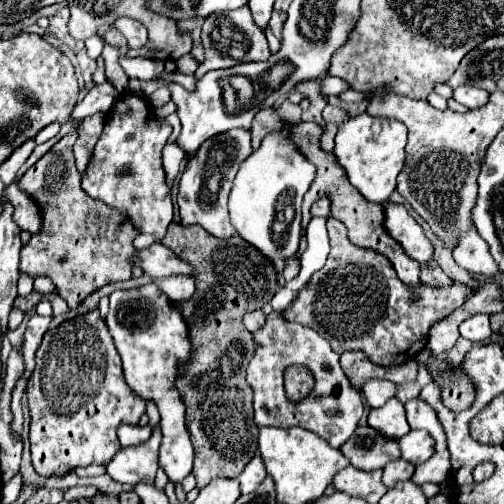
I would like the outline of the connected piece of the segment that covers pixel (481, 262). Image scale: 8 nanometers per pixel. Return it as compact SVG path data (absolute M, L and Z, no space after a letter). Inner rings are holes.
M469 227L465 233L459 235L457 247L453 249L453 257L461 267L473 273L487 275L487 277L493 277L495 273L499 273L497 263L489 253L489 247L473 227Z

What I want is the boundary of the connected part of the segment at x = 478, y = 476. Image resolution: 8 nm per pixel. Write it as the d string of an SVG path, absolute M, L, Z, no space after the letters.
M483 461L481 465L477 465L475 469L473 469L473 477L475 477L475 481L484 481L489 479L493 472L495 471L495 465L489 461Z

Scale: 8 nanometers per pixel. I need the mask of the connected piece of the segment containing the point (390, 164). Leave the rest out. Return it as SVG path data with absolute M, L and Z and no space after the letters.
M361 113L339 127L335 135L335 157L345 169L349 183L367 201L385 203L397 187L397 175L401 173L405 161L405 143L407 127L401 121Z

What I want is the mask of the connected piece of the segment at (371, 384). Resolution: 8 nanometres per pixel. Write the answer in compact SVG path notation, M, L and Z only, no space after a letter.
M371 379L363 383L363 395L371 407L381 407L385 405L391 397L397 395L397 385L385 379Z

